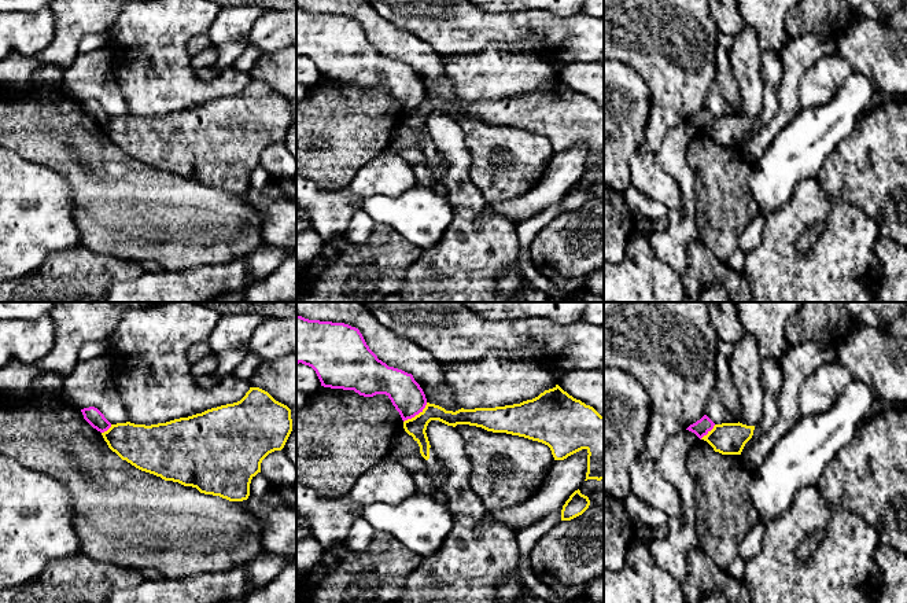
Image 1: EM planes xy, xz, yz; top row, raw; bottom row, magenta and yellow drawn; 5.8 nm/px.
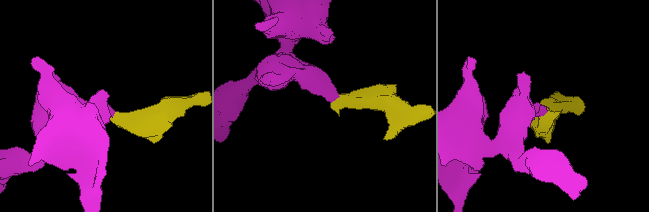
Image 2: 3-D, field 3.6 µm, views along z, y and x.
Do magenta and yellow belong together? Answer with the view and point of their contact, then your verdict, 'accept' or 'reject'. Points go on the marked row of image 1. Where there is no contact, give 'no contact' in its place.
xz (416, 414) | reject

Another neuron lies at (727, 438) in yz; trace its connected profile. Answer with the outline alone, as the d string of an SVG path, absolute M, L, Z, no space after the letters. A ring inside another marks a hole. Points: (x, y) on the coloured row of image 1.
M742 423L715 424L701 440L722 455L741 455L745 444L752 438L755 426Z

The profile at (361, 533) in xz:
M357 518L350 530L349 536L343 540L343 544L350 549L351 558L364 554L373 541L375 527L364 518Z

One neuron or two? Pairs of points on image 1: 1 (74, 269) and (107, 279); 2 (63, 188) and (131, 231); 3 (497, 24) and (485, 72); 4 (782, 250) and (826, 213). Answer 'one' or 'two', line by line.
1: one
2: two
3: two
4: one

